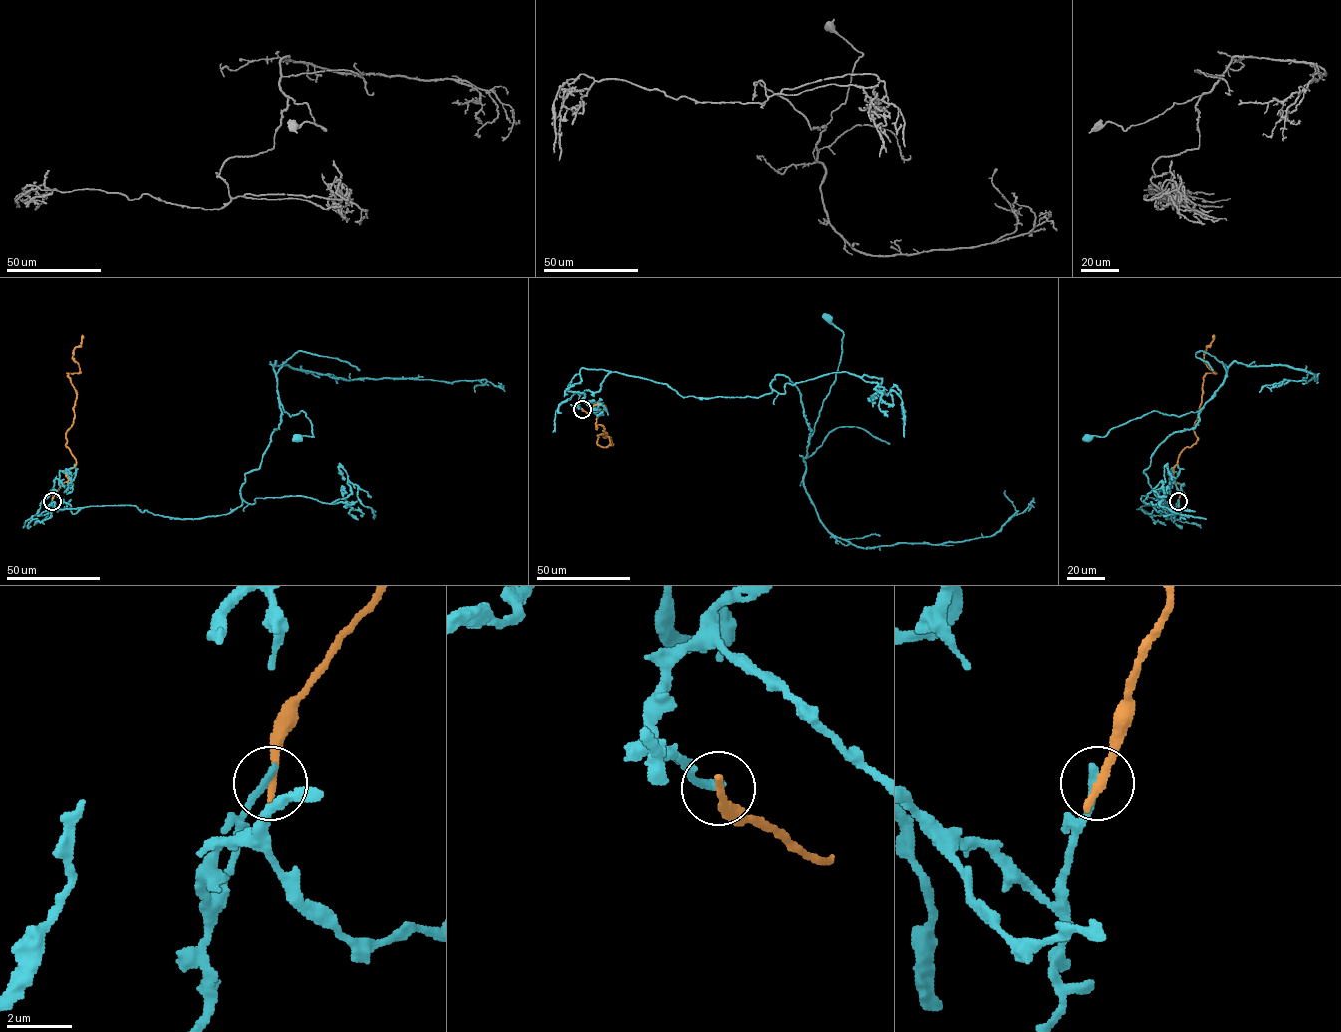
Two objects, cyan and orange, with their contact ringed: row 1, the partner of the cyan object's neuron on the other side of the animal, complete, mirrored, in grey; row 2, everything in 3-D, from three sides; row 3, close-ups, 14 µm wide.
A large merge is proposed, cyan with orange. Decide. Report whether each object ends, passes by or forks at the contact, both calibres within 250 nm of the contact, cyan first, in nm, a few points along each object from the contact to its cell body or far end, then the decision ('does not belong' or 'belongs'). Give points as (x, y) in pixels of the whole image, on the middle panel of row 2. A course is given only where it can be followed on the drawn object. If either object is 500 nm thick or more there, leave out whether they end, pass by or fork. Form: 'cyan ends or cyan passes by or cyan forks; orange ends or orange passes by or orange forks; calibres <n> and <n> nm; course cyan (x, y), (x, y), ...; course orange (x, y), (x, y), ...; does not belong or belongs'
cyan ends; orange ends; calibres 300 and 300 nm; course cyan (582, 409), (568, 386), (582, 368), (700, 398), (757, 397), (785, 375), (810, 436), (842, 353), (826, 318); course orange (582, 409), (605, 406), (595, 427), (606, 433), (597, 443), (609, 445), (604, 435), (612, 445); does not belong

